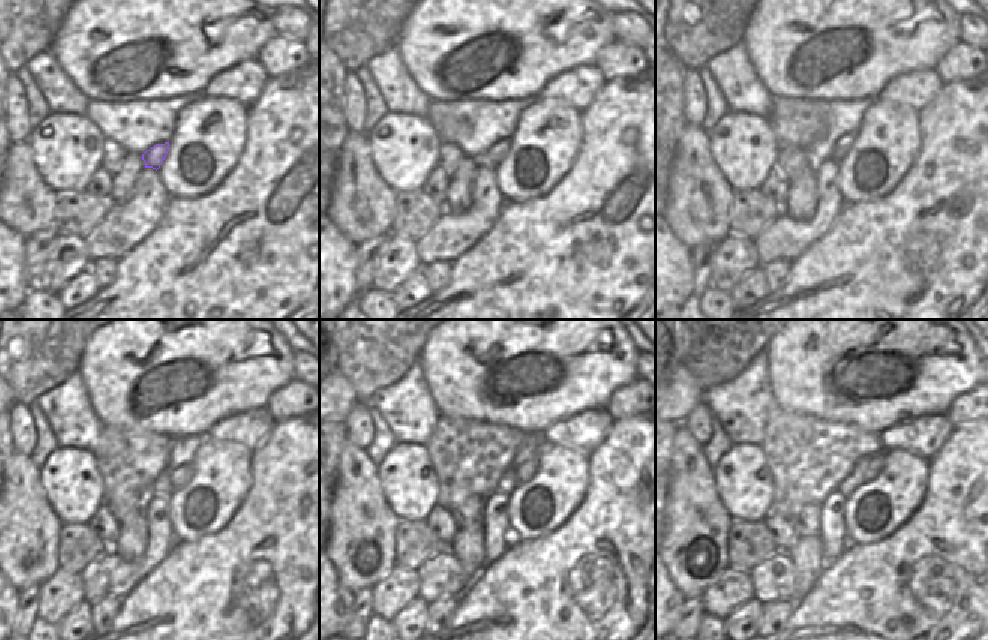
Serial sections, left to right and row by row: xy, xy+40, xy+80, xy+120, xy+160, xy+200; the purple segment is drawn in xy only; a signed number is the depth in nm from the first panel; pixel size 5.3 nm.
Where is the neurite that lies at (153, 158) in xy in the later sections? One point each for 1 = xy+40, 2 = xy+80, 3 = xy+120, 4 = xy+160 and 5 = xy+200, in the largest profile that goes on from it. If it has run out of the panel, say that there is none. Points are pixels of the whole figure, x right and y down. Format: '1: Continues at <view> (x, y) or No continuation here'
1: Continues at xy+40 (499, 150)
2: Continues at xy+80 (843, 146)
3: Continues at xy+120 (182, 475)
4: Continues at xy+160 (526, 471)
5: Continues at xy+200 (868, 466)

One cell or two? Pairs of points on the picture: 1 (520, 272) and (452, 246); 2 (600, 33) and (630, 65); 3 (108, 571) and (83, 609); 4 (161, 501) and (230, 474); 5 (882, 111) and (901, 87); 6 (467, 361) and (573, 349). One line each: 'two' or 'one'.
1: two
2: two
3: two
4: two
5: two
6: one

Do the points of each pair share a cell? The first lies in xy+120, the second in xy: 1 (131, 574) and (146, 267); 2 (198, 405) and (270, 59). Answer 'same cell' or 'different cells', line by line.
1: different cells
2: different cells

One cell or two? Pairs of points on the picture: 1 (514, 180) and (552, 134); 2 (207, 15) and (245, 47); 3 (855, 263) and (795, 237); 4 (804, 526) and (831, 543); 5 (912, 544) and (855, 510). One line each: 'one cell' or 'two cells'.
1: one cell
2: one cell
3: two cells
4: two cells
5: two cells

